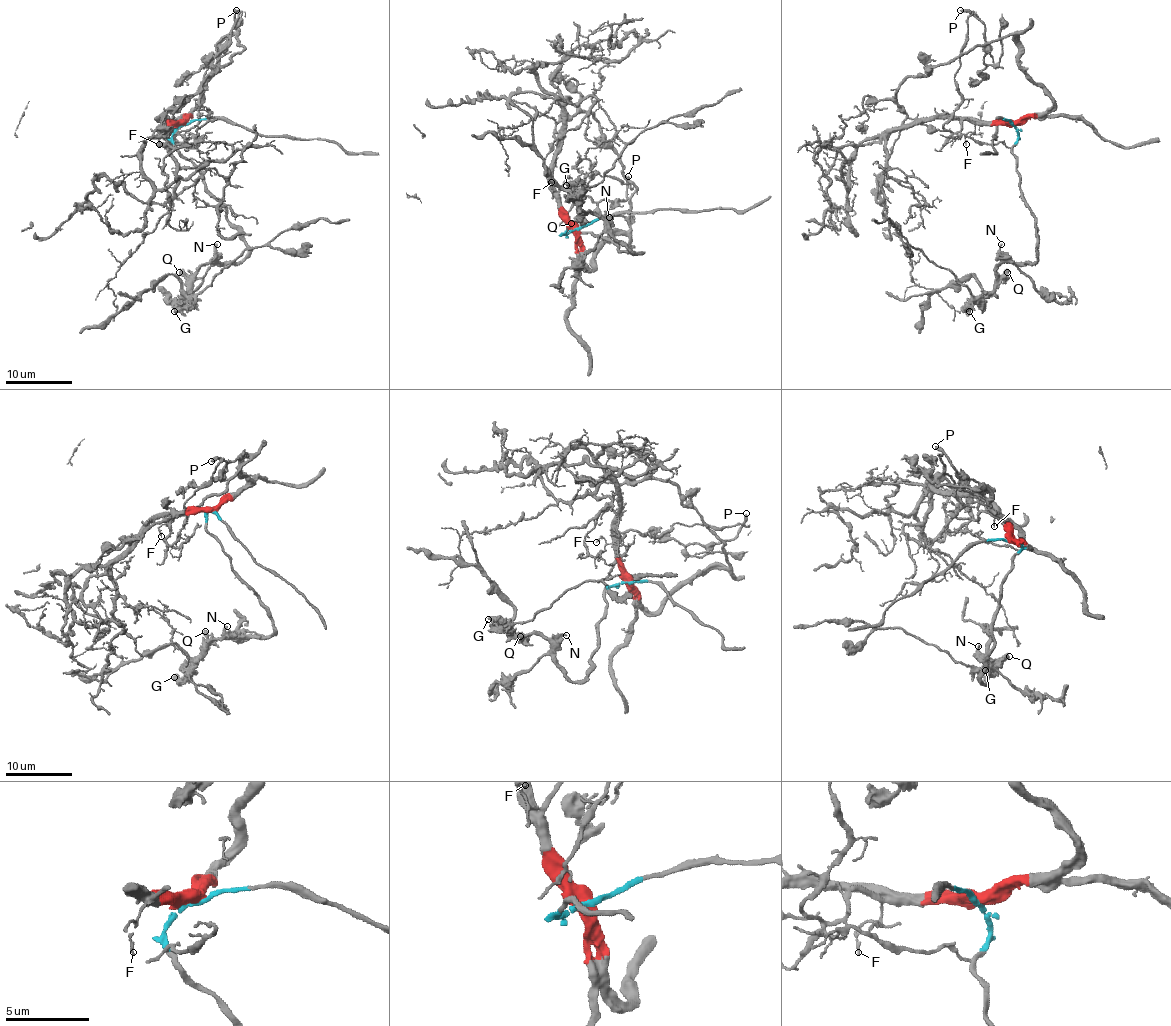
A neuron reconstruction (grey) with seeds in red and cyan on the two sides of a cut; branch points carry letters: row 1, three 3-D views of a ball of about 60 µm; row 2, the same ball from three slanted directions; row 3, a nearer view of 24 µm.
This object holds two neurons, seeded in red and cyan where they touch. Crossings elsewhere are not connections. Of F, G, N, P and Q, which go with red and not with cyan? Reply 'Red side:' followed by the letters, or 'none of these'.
Red side: F, P

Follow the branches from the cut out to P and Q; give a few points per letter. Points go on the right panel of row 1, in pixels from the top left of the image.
P: (1013, 125), (964, 120), (954, 133), (943, 126), (961, 101), (954, 73), (969, 15), (959, 10)
Q: (1013, 125), (1036, 255), (1034, 262), (996, 268), (1008, 272)

